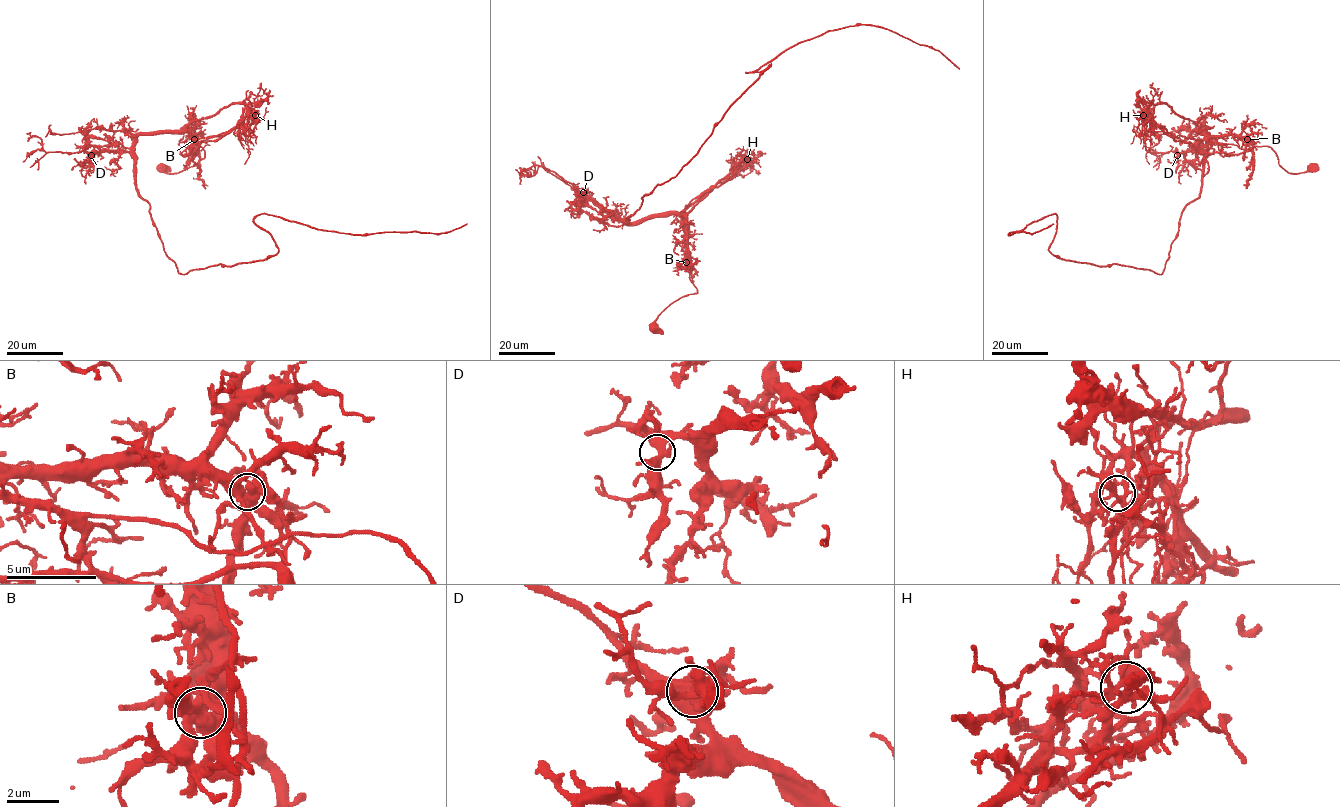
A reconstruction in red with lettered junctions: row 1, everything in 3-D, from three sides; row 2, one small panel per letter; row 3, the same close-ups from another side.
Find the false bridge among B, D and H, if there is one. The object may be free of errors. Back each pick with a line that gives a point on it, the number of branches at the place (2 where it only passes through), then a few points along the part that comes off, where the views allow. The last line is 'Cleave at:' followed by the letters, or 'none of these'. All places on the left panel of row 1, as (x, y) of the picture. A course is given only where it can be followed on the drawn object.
B: place (194, 139); branches 5; course (194, 140), (196, 154), (203, 142), (219, 137), (193, 140), (204, 156), (176, 173), (163, 171), (170, 168)
Cleave at: B

